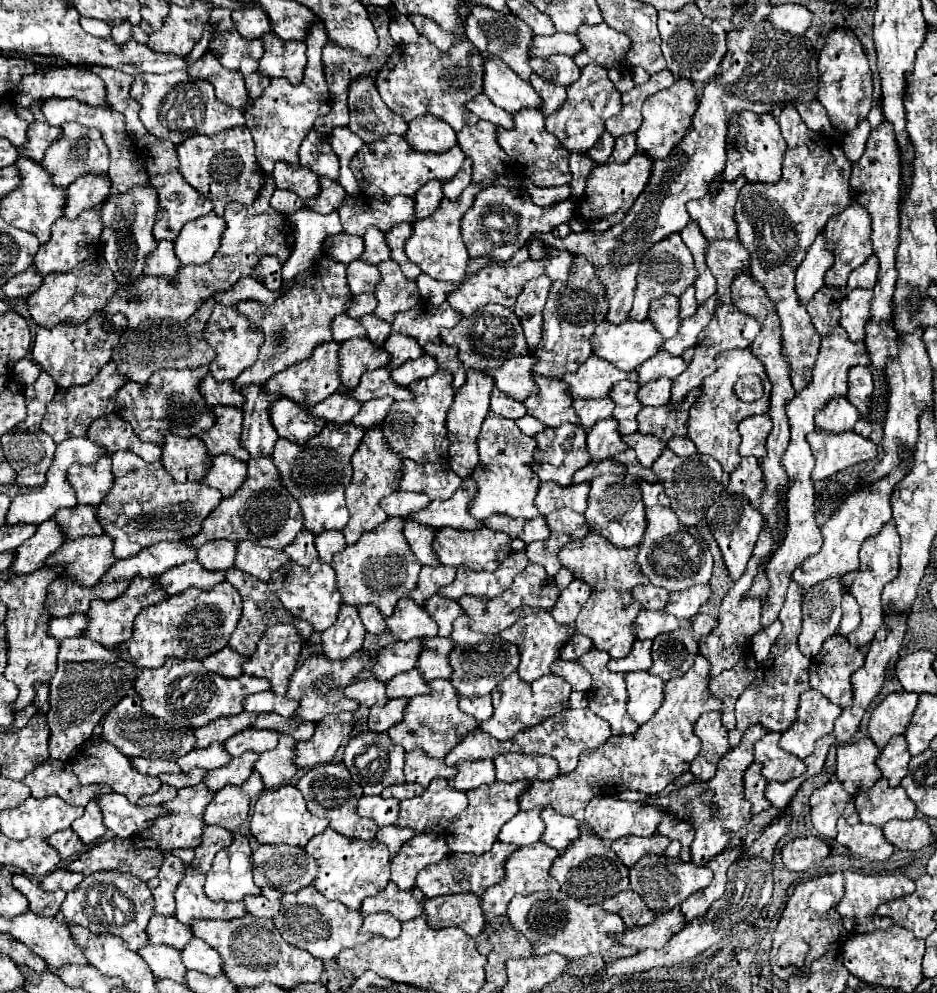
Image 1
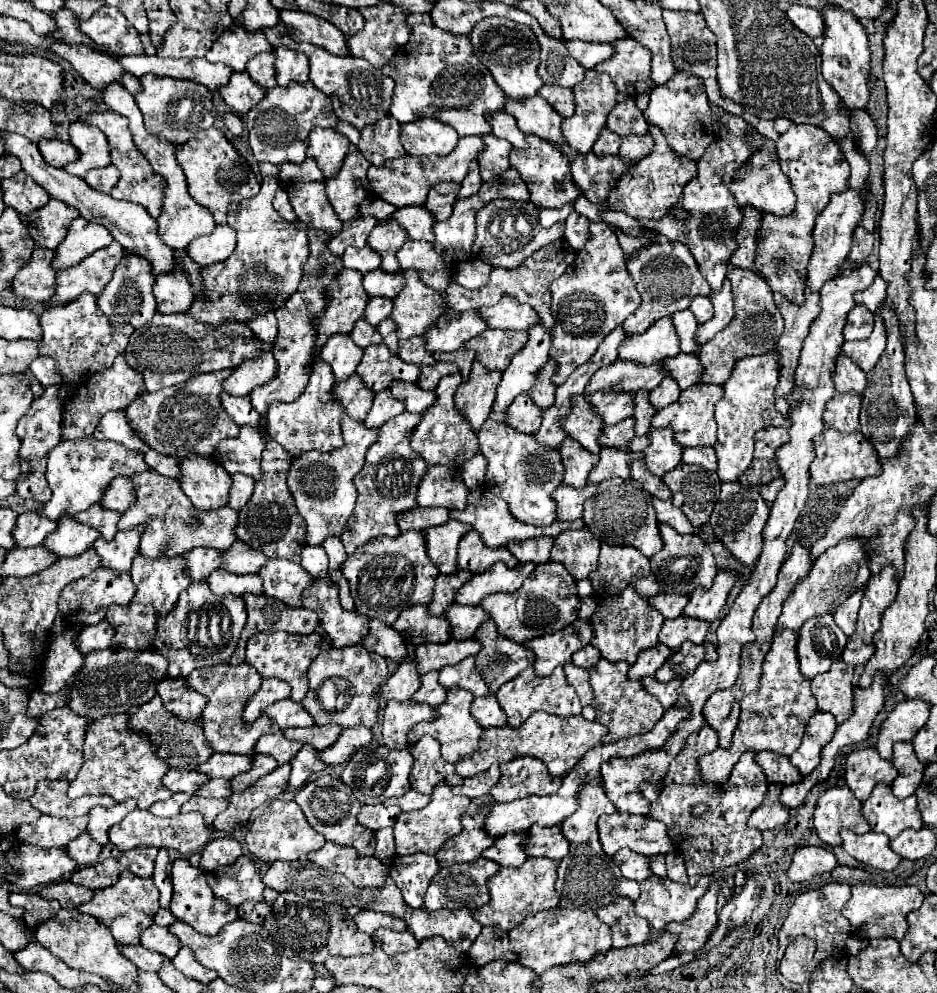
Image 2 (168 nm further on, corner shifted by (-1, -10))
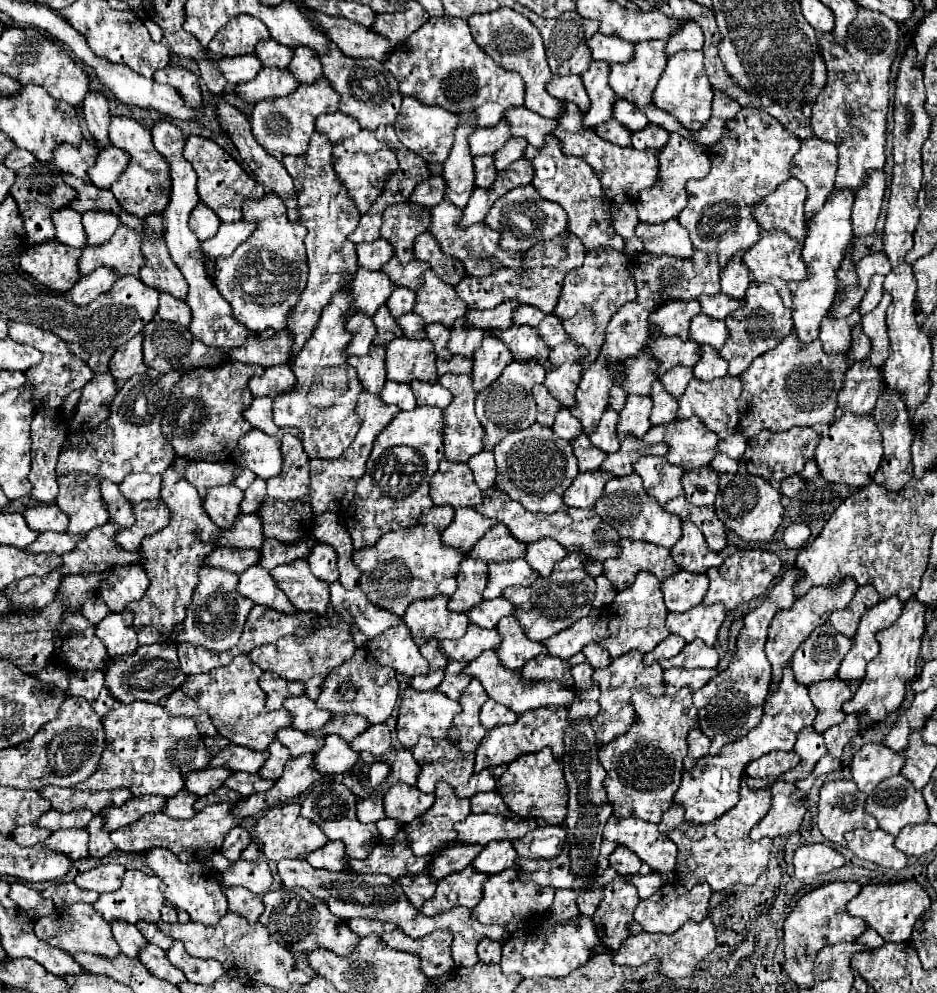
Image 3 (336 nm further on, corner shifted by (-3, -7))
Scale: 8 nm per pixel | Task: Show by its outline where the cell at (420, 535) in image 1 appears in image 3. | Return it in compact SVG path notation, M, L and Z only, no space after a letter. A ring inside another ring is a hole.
M461 507L455 511L453 523L441 533L445 539L445 545L465 549L467 553L473 549L473 545L493 527L497 525L497 519L489 519L481 513L477 513L473 507Z

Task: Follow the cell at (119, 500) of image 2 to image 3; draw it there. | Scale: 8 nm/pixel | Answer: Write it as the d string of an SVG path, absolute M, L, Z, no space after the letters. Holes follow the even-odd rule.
M139 473L133 477L125 477L125 481L119 485L125 497L137 505L143 499L157 499L161 491L161 475L147 475Z

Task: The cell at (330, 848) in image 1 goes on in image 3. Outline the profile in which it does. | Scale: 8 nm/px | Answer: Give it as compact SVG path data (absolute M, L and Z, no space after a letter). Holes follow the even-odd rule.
M329 841L327 845L323 845L321 849L313 851L307 855L307 861L315 867L315 869L327 869L327 871L343 871L345 863L347 863L347 855L345 855L345 845L341 841Z

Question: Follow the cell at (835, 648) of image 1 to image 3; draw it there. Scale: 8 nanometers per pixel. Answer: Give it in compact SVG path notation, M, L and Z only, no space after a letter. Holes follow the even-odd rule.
M839 677L819 681L817 685L809 687L809 695L813 705L817 707L817 717L813 721L813 729L817 733L825 733L829 727L839 725L845 719L845 713L841 713L841 705L851 699L847 681L841 681Z

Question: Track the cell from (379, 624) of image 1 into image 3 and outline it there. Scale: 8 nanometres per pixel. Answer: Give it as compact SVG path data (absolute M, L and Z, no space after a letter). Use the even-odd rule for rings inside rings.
M403 623L389 627L377 639L373 639L373 651L381 665L395 669L409 679L429 673L427 659L419 653L419 647Z

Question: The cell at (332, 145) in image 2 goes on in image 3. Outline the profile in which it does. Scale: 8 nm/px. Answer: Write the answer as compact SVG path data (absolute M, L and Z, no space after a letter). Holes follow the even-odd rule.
M337 111L337 113L317 117L317 131L323 131L331 139L331 143L337 143L341 139L355 135L357 131L361 131L361 127L355 117Z

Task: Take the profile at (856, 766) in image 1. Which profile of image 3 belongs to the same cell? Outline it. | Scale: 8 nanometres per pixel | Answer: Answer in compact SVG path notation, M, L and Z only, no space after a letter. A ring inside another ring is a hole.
M867 743L861 747L851 763L853 781L865 793L871 793L877 783L901 771L905 757L883 743Z

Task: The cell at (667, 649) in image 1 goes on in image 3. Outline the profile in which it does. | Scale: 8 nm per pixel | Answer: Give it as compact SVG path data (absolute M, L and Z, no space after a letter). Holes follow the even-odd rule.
M703 641L687 643L685 649L675 659L661 659L665 669L669 667L717 667L719 655L713 647L707 647Z

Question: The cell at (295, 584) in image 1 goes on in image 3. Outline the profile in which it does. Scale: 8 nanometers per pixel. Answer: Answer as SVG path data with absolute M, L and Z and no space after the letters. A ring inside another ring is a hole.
M339 583L329 585L331 587L331 605L341 613L343 621L355 623L359 631L363 631L369 639L381 635L385 629L403 623L403 617L397 617L395 613L373 605L367 595L361 591L361 587L355 587L351 591L343 589Z

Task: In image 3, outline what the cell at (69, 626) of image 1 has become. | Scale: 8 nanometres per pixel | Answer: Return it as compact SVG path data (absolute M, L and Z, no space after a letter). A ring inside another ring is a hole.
M127 609L121 613L109 613L97 625L97 635L105 641L111 657L133 655L139 647L137 633L133 629L133 613Z

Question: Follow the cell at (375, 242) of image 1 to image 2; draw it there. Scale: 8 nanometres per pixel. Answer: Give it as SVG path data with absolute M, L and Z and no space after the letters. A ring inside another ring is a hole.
M381 224L375 226L367 238L367 246L371 246L381 256L381 270L383 272L399 272L399 264L395 252L407 242L407 234L397 224Z

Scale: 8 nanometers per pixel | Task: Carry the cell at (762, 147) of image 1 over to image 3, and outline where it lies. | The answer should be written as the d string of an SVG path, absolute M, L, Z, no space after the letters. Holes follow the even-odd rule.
M789 179L781 183L761 205L757 205L757 221L761 221L761 227L765 231L785 231L791 239L803 241L807 237L807 225L805 225L805 205L807 199L807 187L799 179Z

